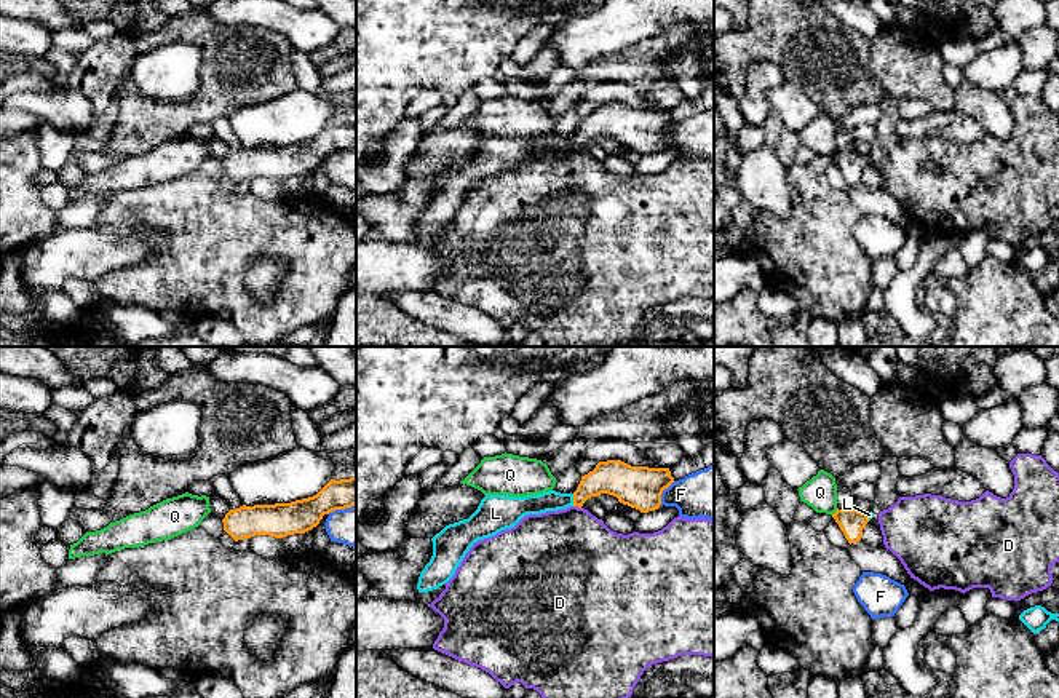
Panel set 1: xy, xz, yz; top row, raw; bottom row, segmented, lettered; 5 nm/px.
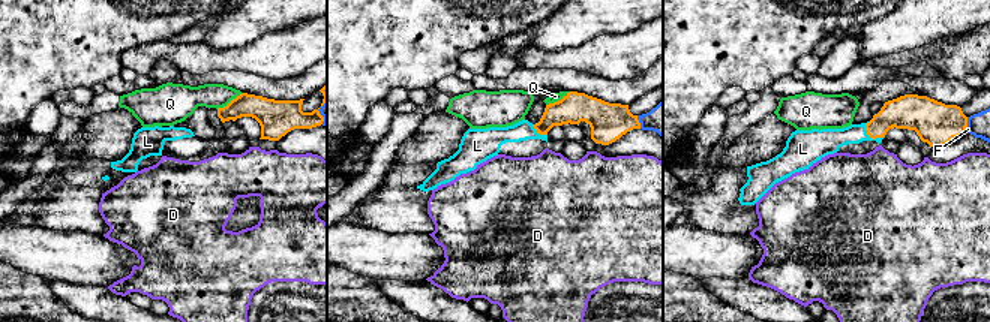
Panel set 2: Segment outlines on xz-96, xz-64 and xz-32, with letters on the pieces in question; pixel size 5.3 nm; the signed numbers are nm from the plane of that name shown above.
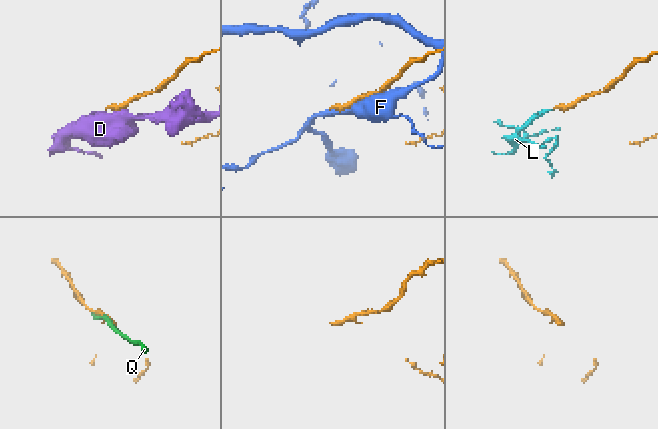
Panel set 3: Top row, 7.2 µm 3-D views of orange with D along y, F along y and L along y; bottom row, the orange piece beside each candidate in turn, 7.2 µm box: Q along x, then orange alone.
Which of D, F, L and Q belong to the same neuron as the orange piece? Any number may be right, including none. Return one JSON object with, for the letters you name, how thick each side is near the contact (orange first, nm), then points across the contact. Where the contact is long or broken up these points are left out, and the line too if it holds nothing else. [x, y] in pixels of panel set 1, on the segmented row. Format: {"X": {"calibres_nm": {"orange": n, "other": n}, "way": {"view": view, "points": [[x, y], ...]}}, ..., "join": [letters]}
{"L": {"calibres_nm": {"orange": 180, "other": 100}, "way": {"view": "xz", "points": [[615, 478], [596, 481], [574, 500], [551, 500]]}}, "join": ["L"]}

